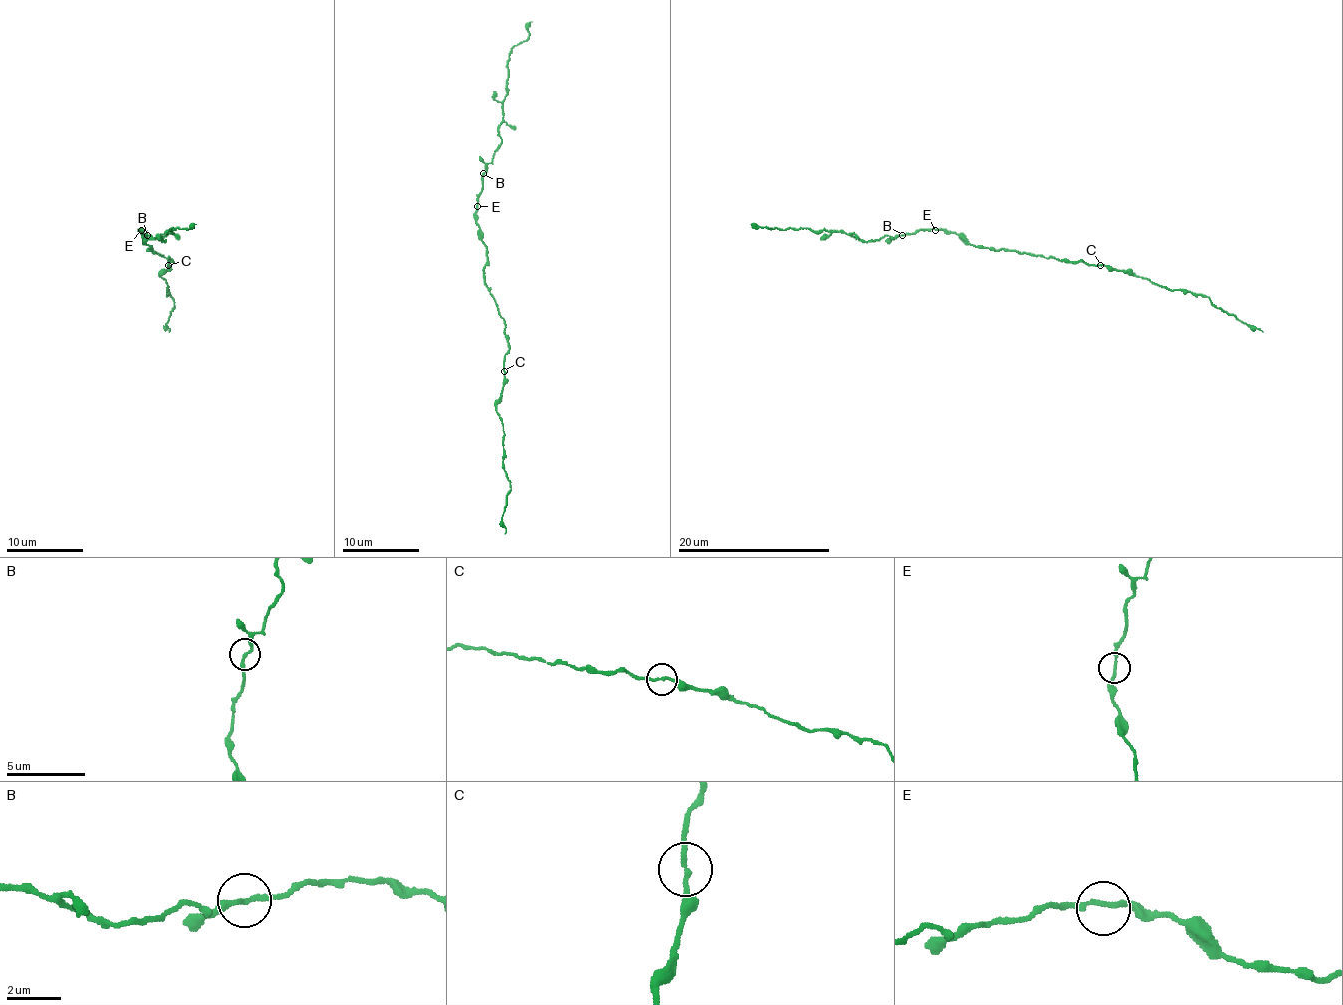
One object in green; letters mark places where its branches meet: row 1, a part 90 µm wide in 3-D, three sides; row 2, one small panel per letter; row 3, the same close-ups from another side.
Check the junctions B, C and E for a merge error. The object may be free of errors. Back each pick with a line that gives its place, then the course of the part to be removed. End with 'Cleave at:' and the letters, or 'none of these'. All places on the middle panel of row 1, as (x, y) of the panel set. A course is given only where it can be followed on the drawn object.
Cleave at: none of these

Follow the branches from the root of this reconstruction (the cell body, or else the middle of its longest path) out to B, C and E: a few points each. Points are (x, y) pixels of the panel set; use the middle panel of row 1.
B: (484, 279), (486, 246), (477, 224), (477, 195), (482, 187), (482, 174)
C: (484, 279), (505, 325), (509, 352), (503, 359), (503, 371)
E: (484, 279), (486, 246), (477, 224), (477, 206)

